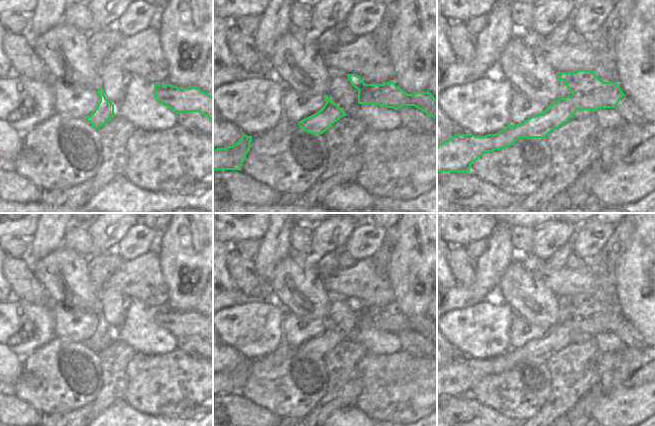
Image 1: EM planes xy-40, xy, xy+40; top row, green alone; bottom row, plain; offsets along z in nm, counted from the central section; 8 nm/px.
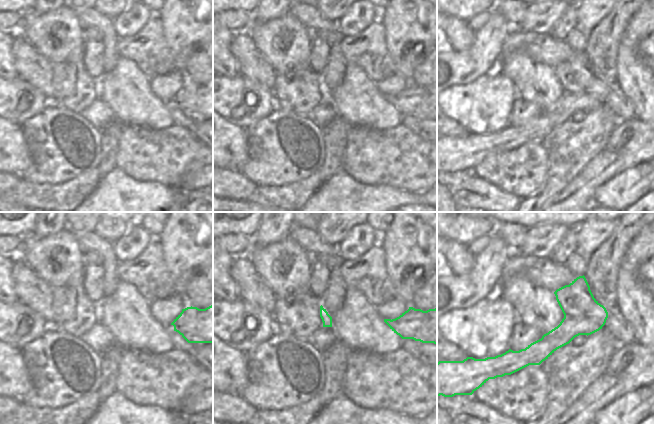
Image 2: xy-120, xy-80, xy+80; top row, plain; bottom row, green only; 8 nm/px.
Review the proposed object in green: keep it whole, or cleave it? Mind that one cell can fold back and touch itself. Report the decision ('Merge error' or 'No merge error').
Merge error.

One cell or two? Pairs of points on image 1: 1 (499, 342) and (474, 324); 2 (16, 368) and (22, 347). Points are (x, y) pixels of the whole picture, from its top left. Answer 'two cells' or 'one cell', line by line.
1: one cell
2: two cells

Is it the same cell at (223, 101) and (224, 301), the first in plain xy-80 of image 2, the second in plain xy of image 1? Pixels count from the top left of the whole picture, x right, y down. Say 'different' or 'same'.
different

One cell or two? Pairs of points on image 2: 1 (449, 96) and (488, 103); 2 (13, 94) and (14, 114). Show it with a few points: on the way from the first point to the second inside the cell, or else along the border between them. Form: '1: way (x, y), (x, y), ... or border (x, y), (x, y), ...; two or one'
1: way (459, 102), (478, 103); one
2: way (13, 99), (14, 109); one

